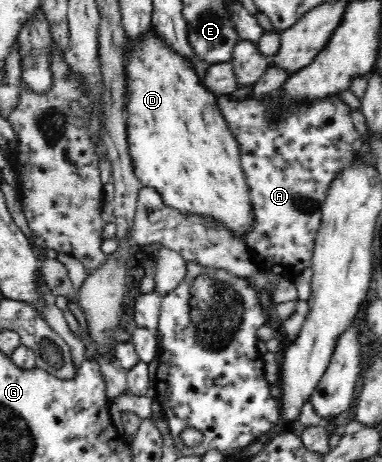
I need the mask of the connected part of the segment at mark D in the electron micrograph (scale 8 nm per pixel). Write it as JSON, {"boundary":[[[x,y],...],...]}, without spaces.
{"boundary":[[[149,26],[149,30],[137,38],[125,35],[120,52],[123,56],[128,149],[142,186],[154,186],[165,204],[177,208],[179,212],[213,217],[243,238],[244,232],[252,226],[252,207],[240,165],[238,139],[230,131],[218,105],[217,94],[204,85],[193,58],[175,50],[155,26]]]}

